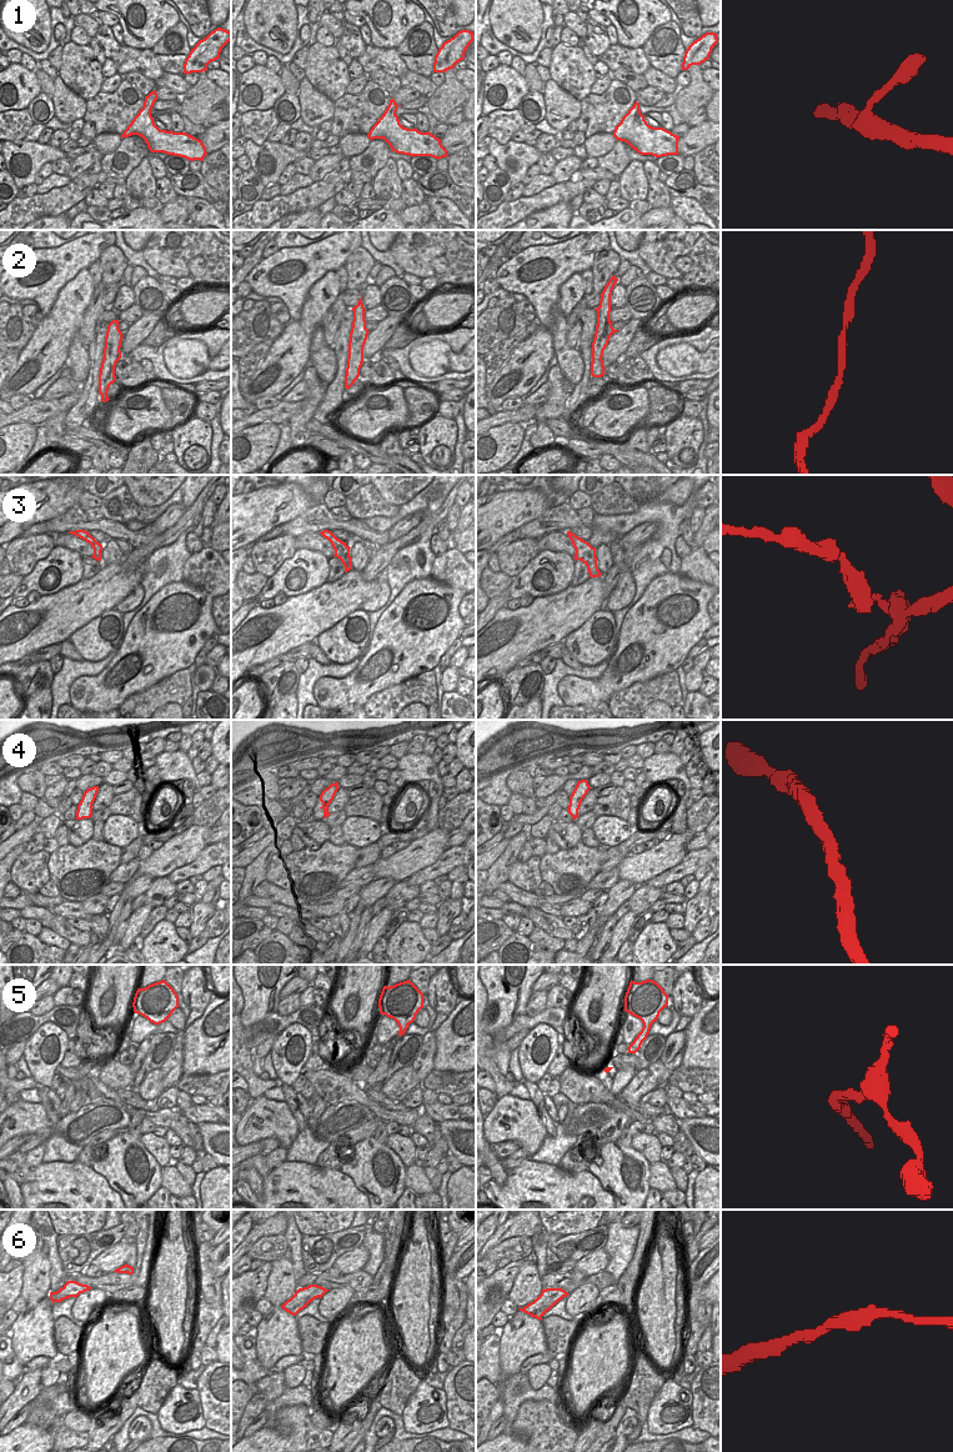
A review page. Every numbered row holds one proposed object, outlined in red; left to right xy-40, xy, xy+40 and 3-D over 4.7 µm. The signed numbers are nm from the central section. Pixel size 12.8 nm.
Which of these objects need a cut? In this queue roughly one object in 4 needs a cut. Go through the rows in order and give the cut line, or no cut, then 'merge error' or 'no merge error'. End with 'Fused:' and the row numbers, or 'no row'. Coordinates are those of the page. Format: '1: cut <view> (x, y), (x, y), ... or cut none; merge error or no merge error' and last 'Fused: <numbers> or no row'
1: cut none; no merge error
2: cut none; no merge error
3: cut none; no merge error
4: cut none; no merge error
5: cut none; no merge error
6: cut none; no merge error
Fused: no row

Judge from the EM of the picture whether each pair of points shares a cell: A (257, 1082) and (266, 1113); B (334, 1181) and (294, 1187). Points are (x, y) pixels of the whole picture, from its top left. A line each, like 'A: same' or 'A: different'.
A: different
B: same

